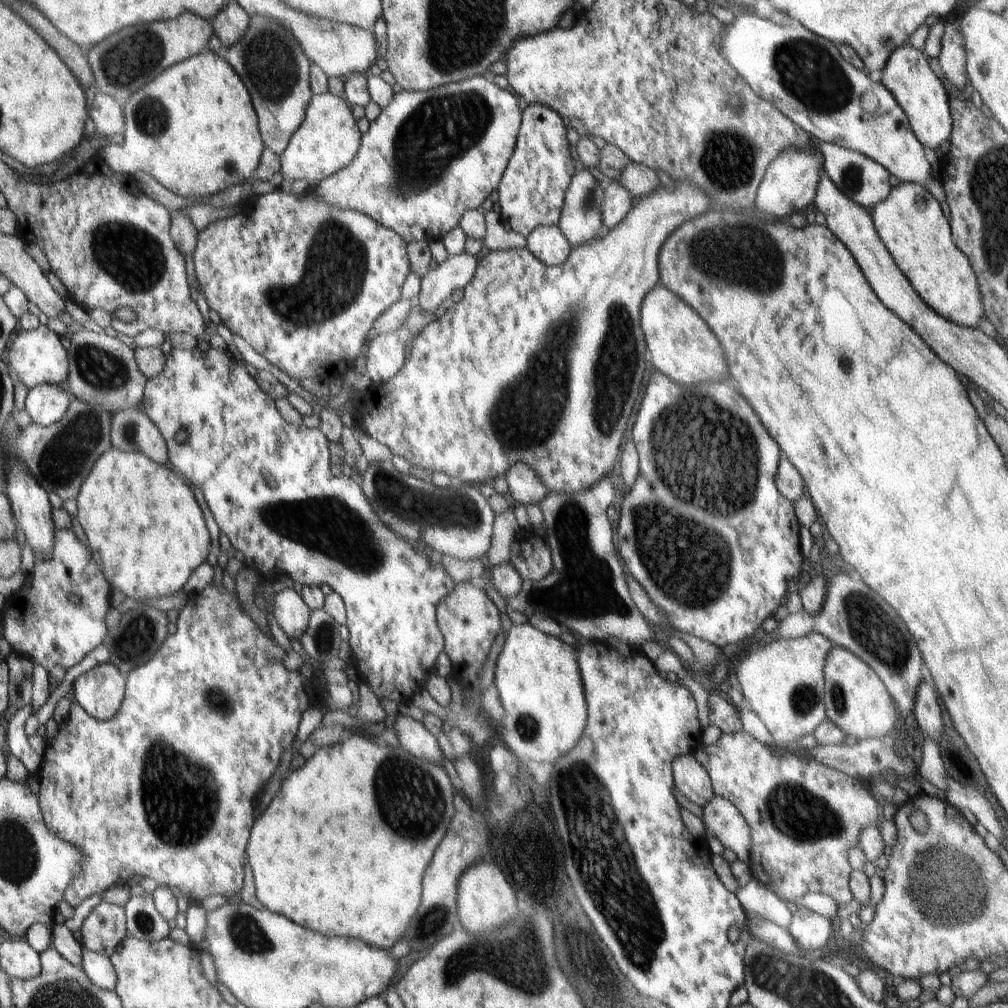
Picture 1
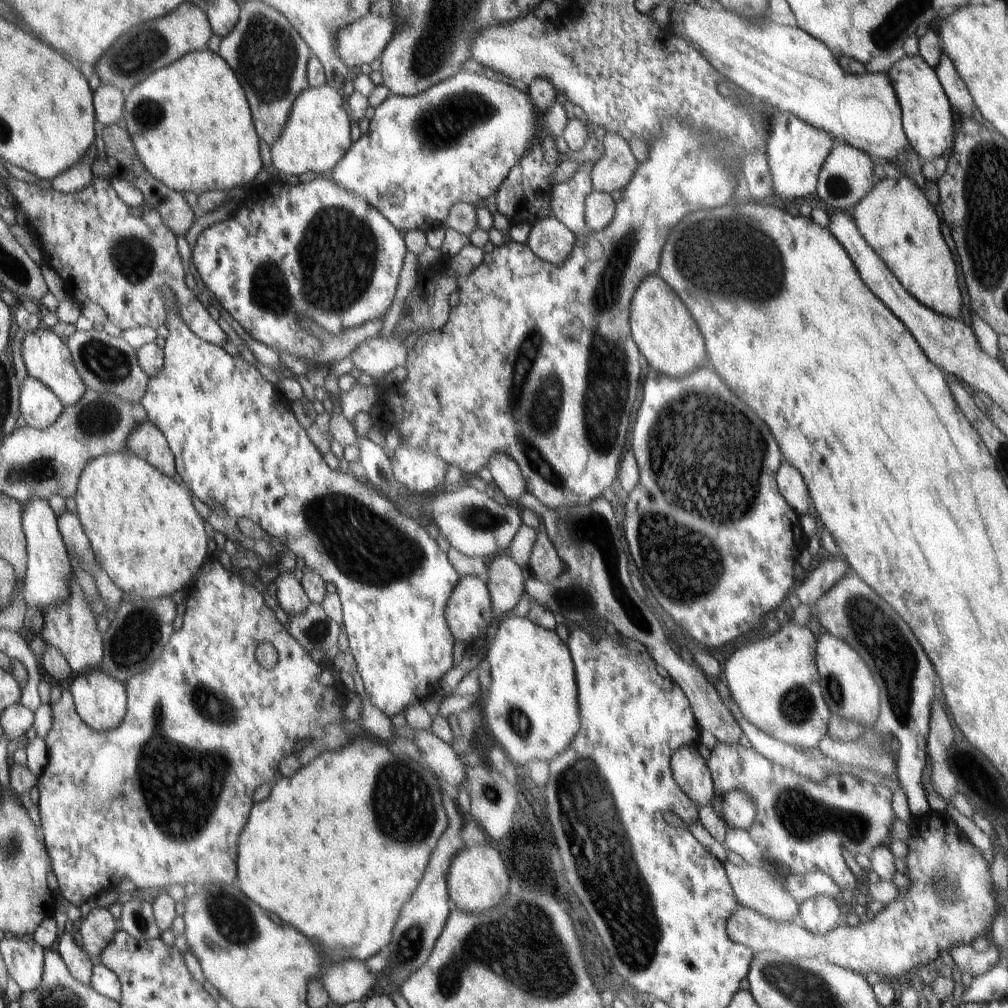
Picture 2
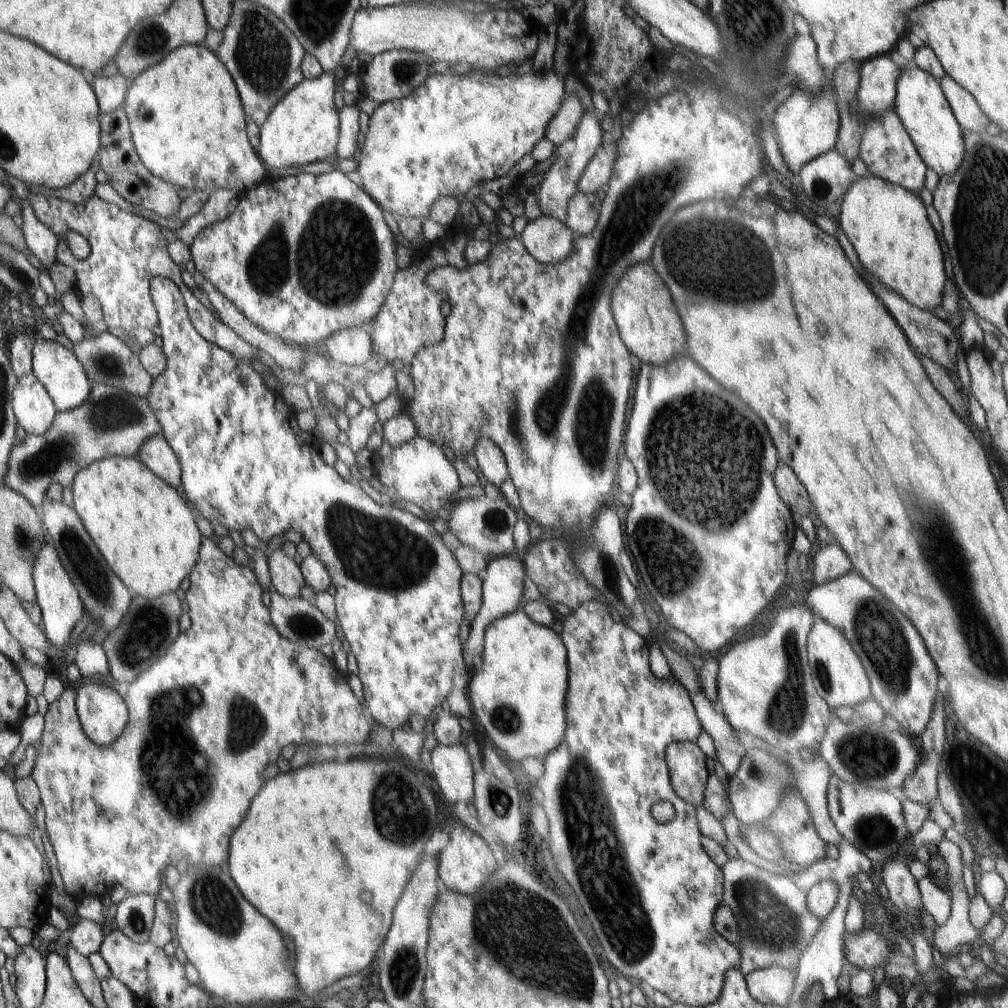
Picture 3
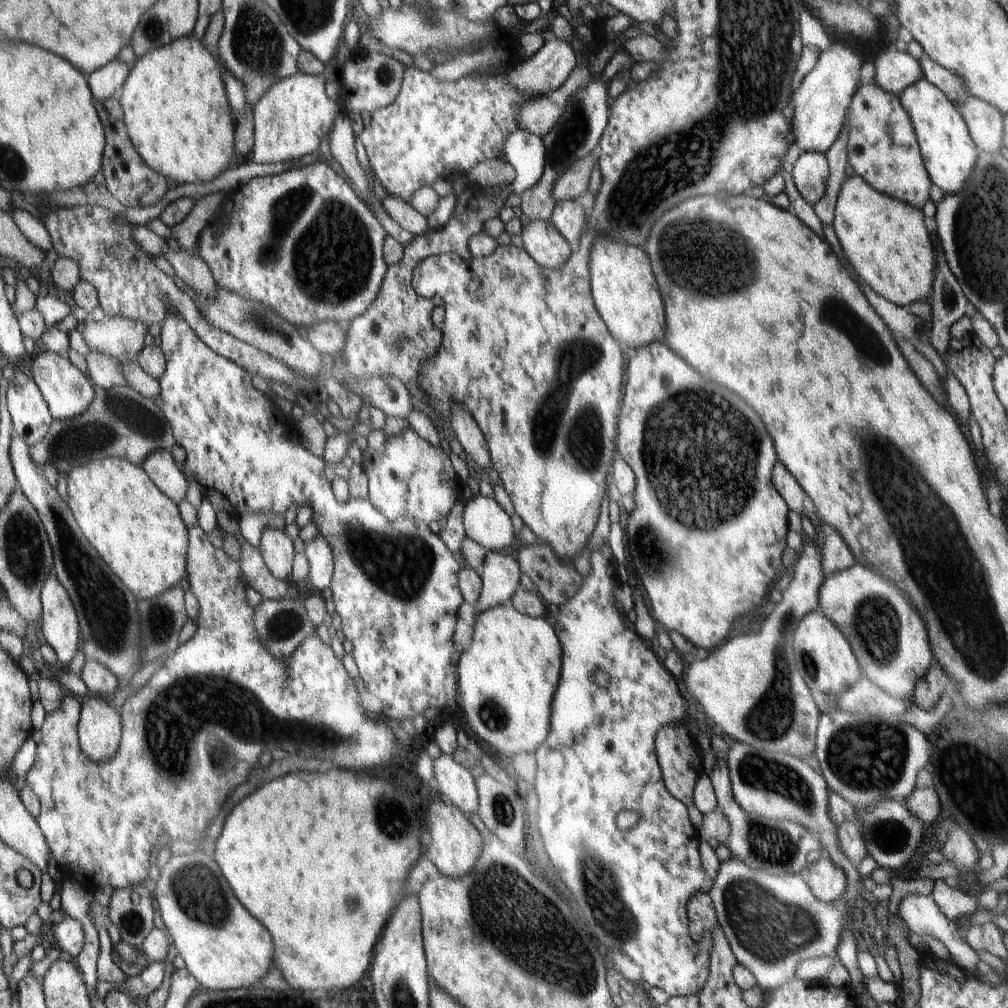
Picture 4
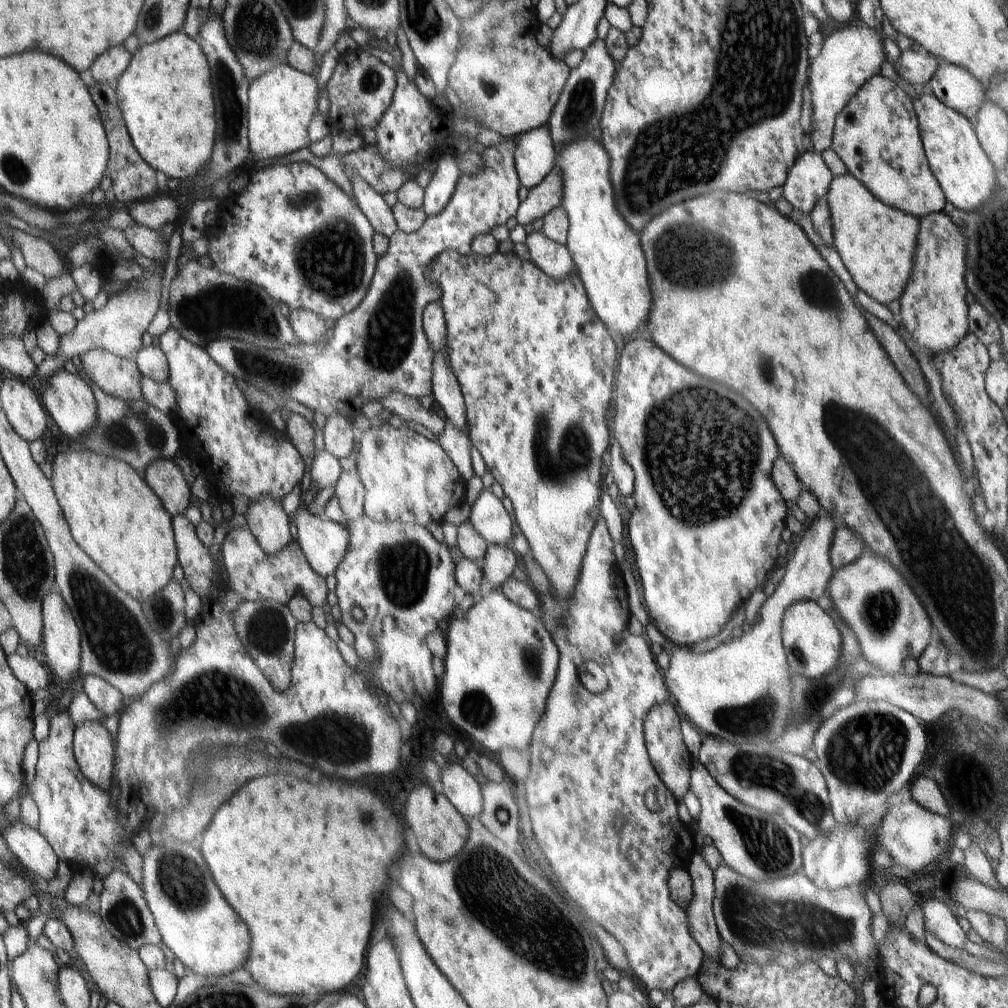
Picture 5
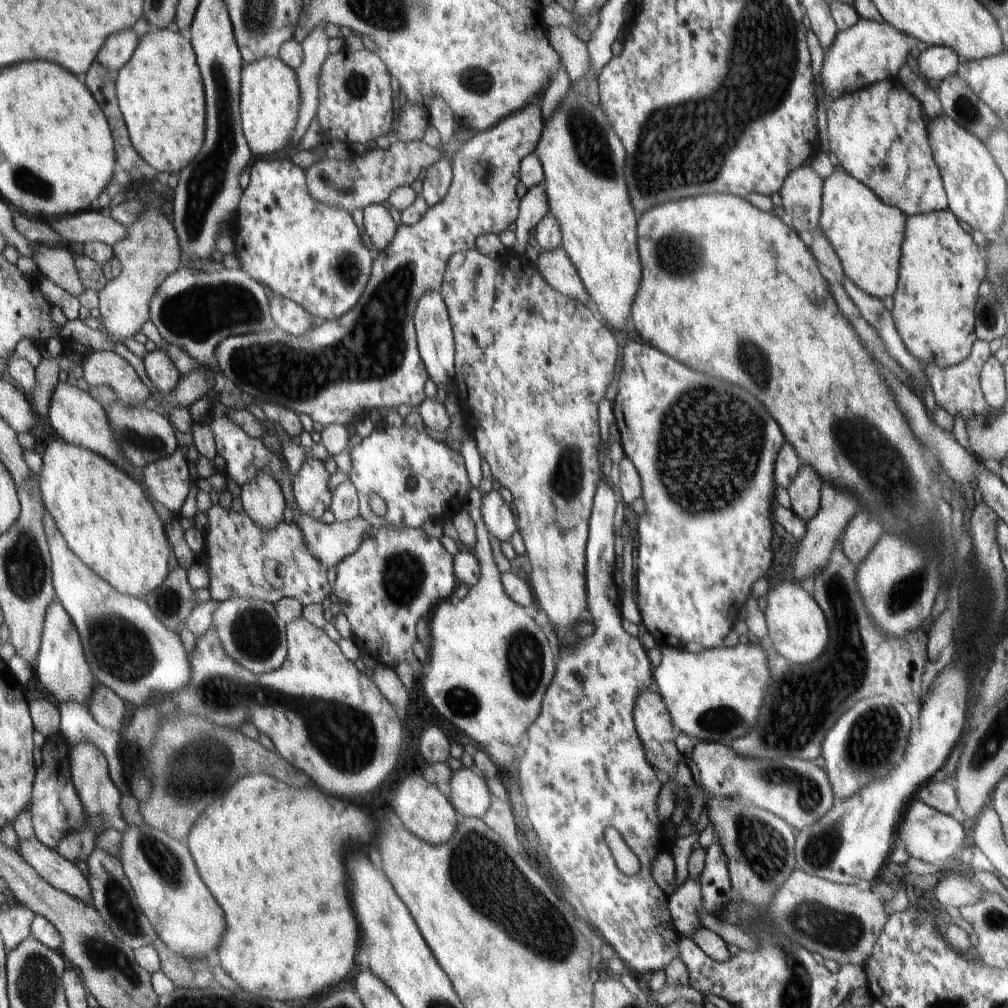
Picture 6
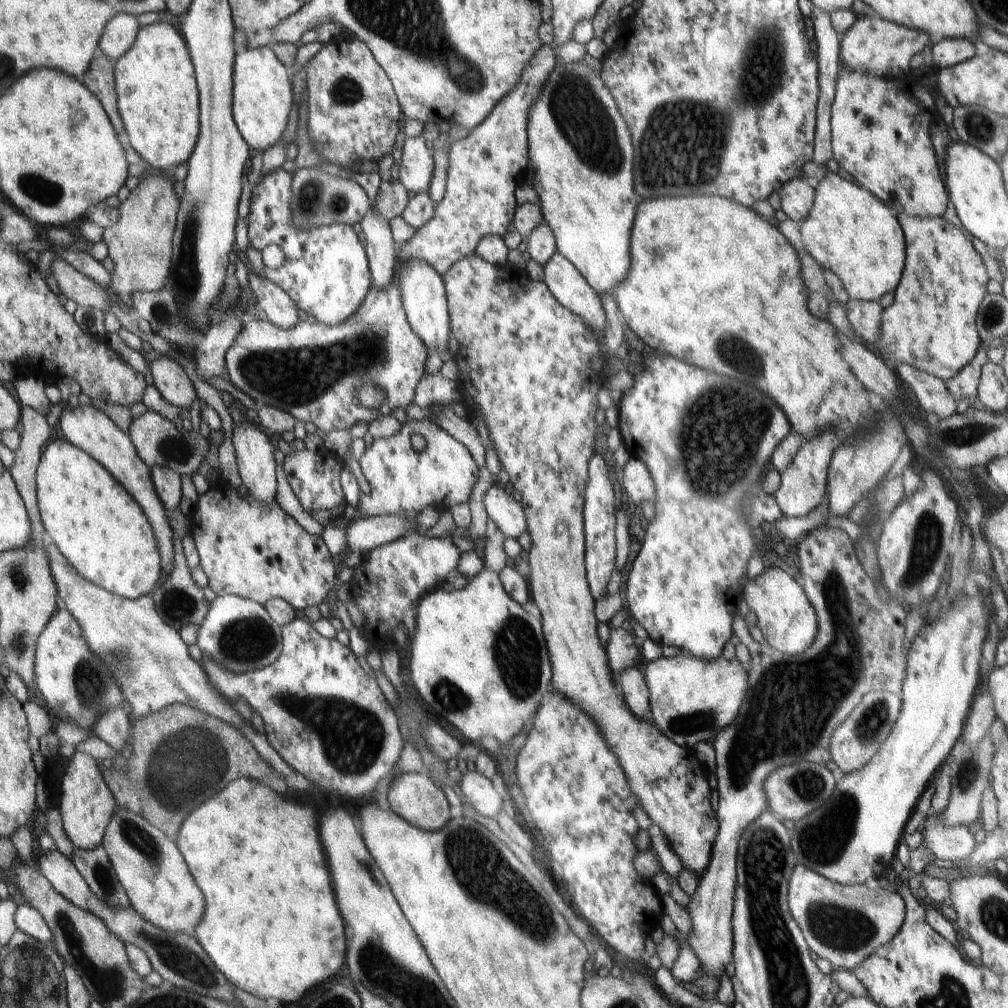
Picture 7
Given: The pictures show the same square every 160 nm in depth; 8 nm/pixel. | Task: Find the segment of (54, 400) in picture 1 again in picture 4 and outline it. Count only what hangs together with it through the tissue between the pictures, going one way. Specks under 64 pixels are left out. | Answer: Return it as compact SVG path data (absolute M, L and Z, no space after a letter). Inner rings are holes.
M20 369L7 388L7 407L13 422L14 435L31 447L38 444L53 421L36 381L27 369Z

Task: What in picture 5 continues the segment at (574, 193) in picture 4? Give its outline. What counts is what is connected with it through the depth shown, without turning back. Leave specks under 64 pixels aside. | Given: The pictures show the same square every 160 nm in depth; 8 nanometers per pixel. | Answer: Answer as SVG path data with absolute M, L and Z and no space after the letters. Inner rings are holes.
M558 162L549 170L546 178L529 190L528 196L520 202L513 222L521 225L541 219L548 212L561 206L563 199L563 178Z

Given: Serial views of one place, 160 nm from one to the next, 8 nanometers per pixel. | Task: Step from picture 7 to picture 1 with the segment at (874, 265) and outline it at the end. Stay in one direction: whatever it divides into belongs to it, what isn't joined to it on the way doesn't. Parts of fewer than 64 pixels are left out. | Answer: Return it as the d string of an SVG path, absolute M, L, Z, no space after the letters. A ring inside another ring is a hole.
M900 182L886 200L871 208L880 240L916 294L942 318L961 327L978 329L985 318L979 284L968 257L954 244L949 220L925 186Z

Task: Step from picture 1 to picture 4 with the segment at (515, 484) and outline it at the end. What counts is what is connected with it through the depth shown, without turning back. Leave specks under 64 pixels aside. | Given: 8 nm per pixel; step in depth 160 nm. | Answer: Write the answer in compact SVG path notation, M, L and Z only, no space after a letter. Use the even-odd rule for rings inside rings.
M457 409L452 415L452 428L467 456L485 470L492 467L491 456L484 435L476 421L465 409Z

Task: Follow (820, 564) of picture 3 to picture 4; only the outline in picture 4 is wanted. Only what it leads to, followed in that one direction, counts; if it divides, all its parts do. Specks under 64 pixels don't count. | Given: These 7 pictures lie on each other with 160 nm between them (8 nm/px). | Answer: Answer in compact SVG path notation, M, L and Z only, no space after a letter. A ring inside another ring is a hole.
M810 514L810 520L819 535L818 548L822 572L827 575L850 568L855 563L855 558L839 532L824 520L820 520L816 514Z

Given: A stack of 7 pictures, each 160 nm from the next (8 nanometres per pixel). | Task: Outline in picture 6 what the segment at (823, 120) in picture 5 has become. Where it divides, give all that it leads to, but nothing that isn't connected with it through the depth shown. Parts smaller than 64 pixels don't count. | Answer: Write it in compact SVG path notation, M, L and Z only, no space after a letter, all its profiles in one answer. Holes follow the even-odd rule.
M860 19L851 27L839 30L829 47L824 50L820 76L827 100L831 103L843 94L850 94L869 84L897 78L899 69L906 63L906 56L915 41L897 31L888 23L880 24Z

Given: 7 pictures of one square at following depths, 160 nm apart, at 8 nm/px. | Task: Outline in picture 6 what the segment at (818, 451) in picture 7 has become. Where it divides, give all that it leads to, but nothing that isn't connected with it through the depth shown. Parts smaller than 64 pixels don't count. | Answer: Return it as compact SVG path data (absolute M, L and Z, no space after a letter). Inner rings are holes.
M801 464L798 474L788 485L787 491L791 498L792 510L804 522L812 520L820 510L823 483L812 467Z

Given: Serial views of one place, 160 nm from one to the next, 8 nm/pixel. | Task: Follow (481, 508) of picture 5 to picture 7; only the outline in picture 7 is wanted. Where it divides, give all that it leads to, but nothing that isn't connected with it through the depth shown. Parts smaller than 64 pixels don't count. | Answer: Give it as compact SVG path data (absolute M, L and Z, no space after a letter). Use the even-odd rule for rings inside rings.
M492 485L484 494L487 512L506 539L518 539L527 531L527 520L522 505L510 495L510 491Z

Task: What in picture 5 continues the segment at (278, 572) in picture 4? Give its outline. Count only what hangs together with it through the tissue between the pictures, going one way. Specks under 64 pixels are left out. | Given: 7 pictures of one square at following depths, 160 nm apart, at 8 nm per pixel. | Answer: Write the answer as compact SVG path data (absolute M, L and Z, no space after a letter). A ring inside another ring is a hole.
M262 497L249 505L245 519L250 532L268 556L278 554L291 542L292 519L286 515L280 501Z

